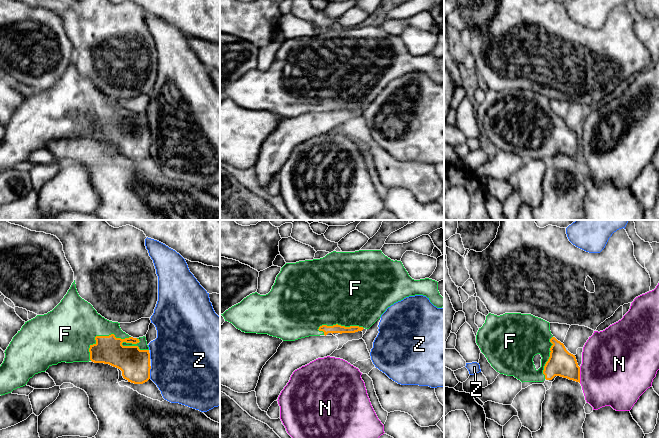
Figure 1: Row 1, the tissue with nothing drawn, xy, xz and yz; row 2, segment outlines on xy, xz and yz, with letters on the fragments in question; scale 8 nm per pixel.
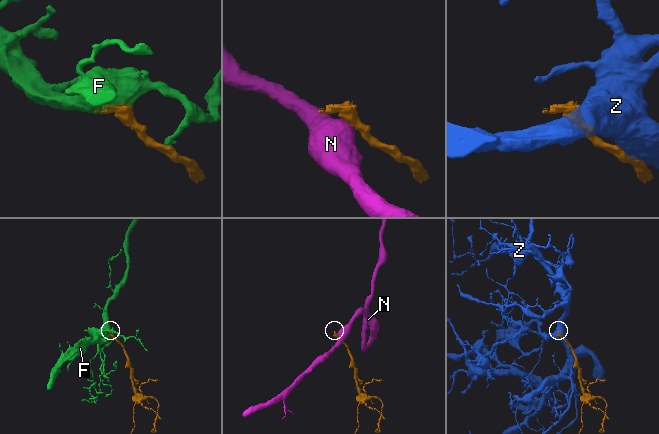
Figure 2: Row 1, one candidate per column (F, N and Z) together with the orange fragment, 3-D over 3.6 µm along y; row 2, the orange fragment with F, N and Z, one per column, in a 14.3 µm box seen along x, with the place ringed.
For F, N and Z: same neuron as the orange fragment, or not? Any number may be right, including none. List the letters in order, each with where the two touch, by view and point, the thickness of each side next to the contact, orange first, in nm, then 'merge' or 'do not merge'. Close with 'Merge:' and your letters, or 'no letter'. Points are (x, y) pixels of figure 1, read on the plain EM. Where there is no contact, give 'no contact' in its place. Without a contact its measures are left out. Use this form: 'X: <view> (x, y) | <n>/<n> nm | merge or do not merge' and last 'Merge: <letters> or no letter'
F: xy (101, 112) | 220/400 nm | merge
N: yz (579, 151) | 220/500 nm | do not merge
Z: xy (149, 148) | 240/460 nm | do not merge
Merge: F

